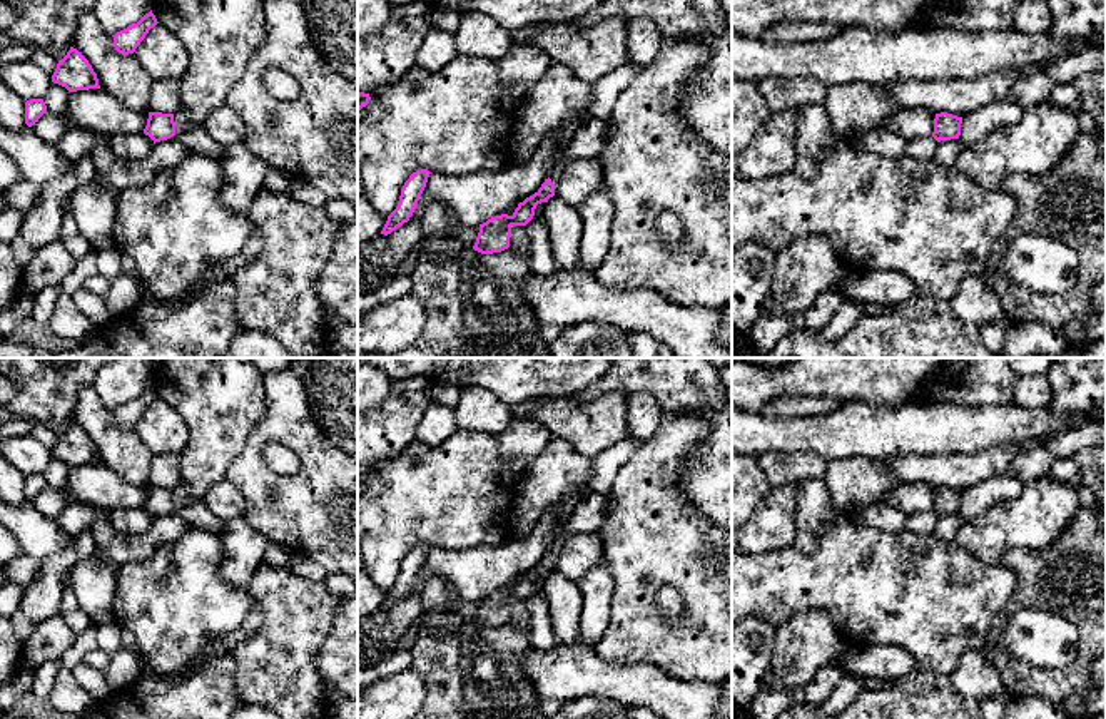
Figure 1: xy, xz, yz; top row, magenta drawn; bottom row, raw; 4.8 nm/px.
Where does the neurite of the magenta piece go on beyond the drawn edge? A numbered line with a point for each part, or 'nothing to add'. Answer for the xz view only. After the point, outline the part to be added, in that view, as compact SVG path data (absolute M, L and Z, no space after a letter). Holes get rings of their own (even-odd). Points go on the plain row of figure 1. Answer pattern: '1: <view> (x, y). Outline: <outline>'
1: xz (588, 514). Outline: M590 492L576 507L570 520L563 525L561 535L556 540L551 557L556 560L558 553L565 547L565 542L580 533L598 533L606 512L606 497L596 492Z

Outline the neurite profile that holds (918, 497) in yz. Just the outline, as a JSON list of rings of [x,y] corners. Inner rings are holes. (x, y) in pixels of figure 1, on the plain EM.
[[[917,482],[901,483],[884,495],[882,502],[904,510],[906,513],[931,512],[934,507],[936,487]]]

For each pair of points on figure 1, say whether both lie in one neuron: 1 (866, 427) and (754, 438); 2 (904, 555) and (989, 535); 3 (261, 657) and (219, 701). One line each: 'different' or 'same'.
1: same
2: different
3: different

